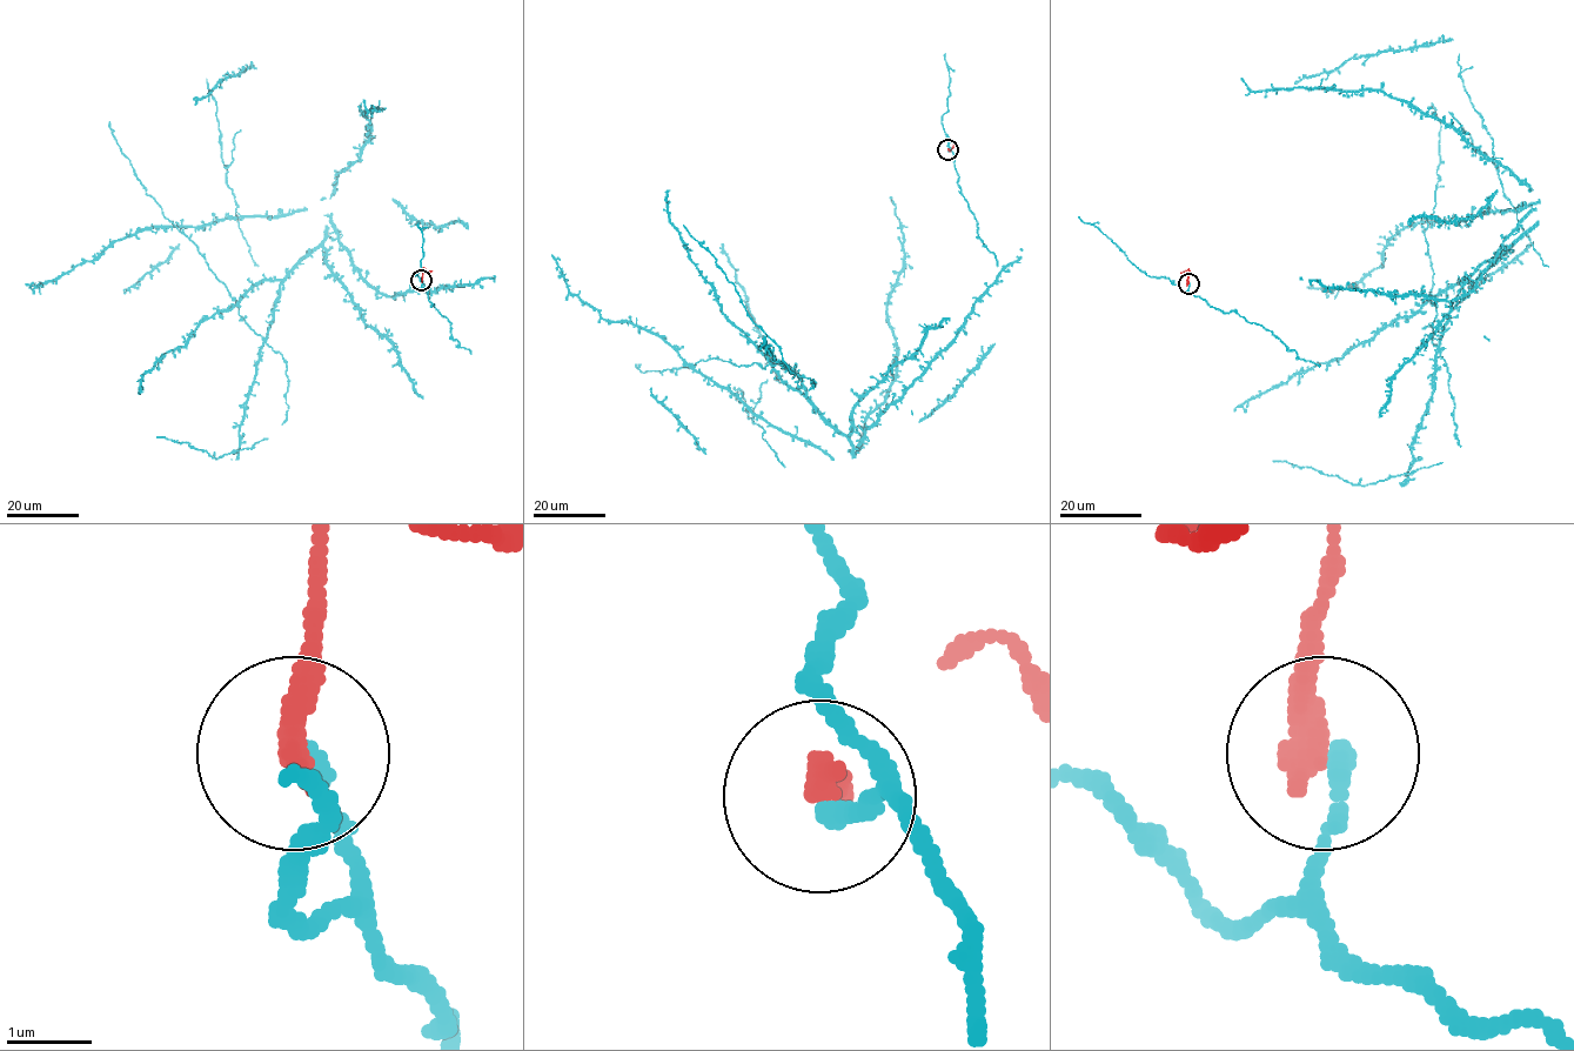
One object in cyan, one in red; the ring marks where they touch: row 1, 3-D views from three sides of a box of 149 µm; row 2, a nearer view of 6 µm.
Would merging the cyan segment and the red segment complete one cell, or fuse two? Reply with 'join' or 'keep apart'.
keep apart

